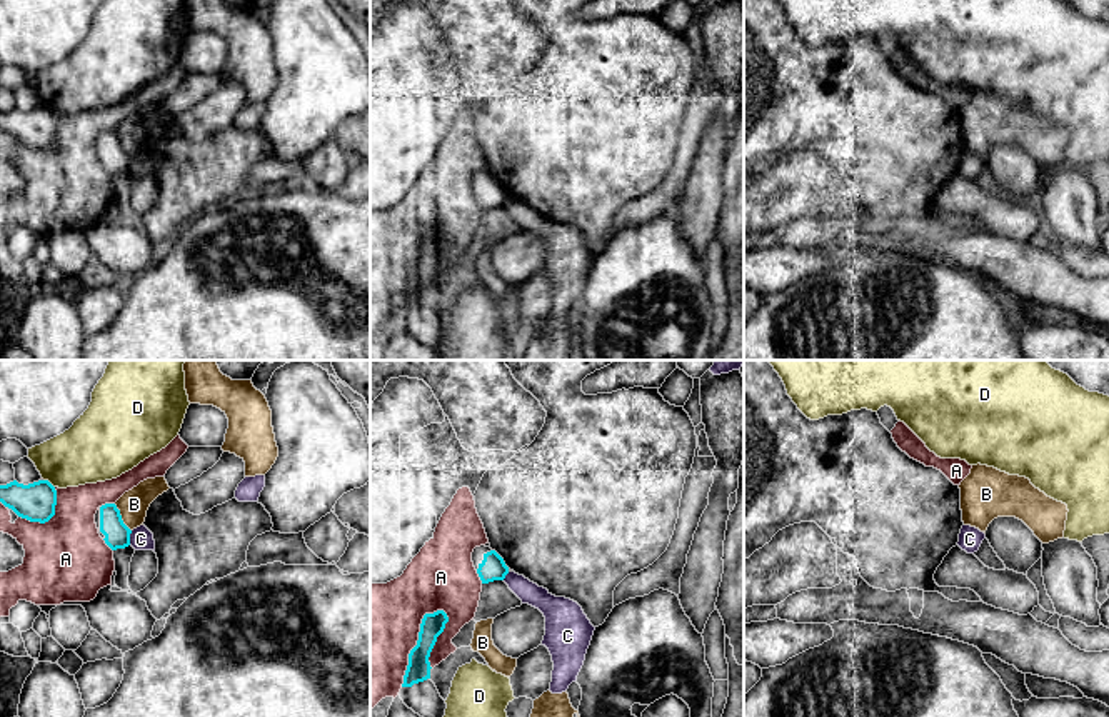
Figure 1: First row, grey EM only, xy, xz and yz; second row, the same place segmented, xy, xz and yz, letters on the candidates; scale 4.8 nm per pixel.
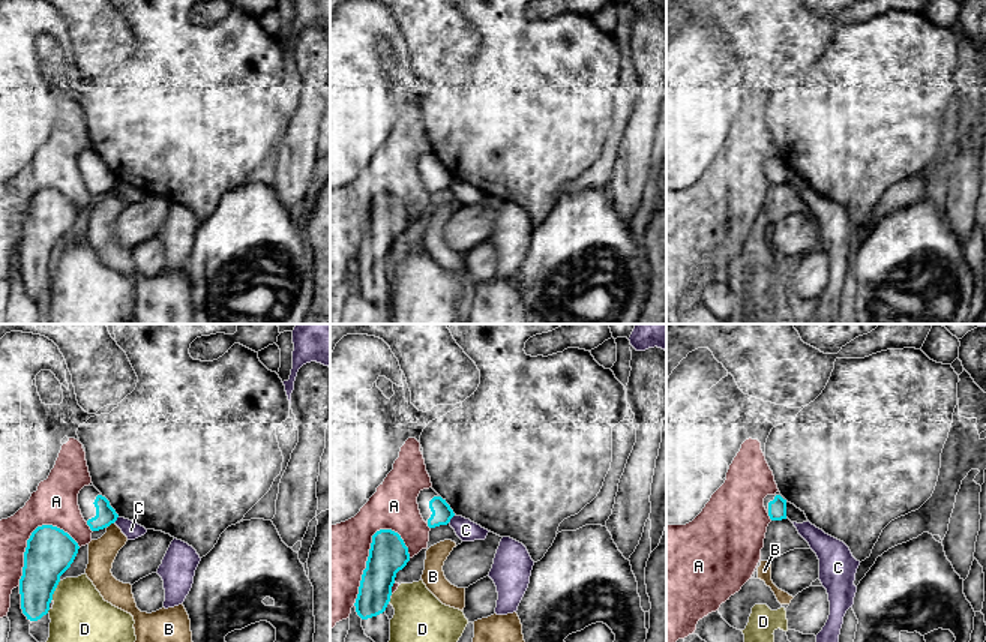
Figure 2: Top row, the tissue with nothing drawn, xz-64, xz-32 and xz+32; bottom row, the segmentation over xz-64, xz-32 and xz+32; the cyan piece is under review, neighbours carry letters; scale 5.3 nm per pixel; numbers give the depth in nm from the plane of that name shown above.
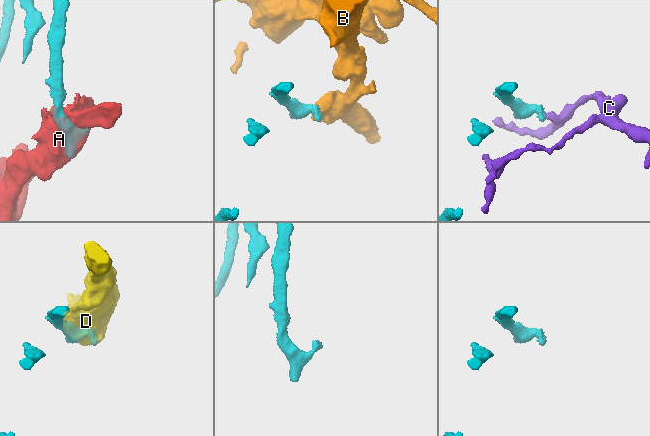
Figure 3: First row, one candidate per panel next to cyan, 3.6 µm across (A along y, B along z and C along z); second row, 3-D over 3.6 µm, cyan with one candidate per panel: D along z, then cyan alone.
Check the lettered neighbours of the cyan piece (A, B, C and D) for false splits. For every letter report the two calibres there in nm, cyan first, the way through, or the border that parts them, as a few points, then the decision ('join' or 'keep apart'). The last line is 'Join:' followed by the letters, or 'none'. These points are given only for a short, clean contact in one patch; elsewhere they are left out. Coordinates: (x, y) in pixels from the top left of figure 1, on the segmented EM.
A: 110/440 nm | keep apart
B: 130/140 nm | keep apart
C: 130/110 nm | along xy (132, 531), (129, 544) | keep apart
D: 190/300 nm | keep apart
Join: none

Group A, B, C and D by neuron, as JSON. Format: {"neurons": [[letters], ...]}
{"neurons": [["A"], ["B"], ["C"], ["D"]]}

